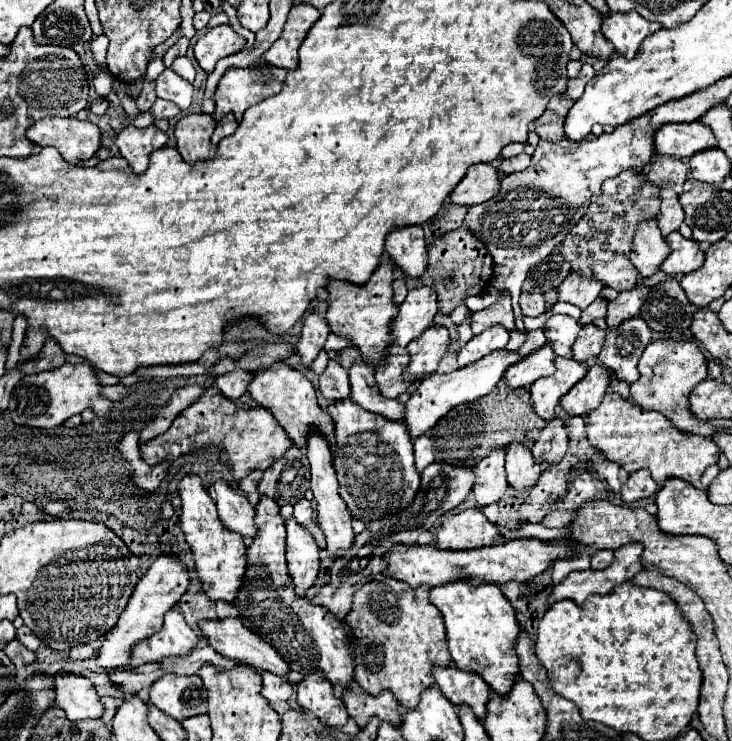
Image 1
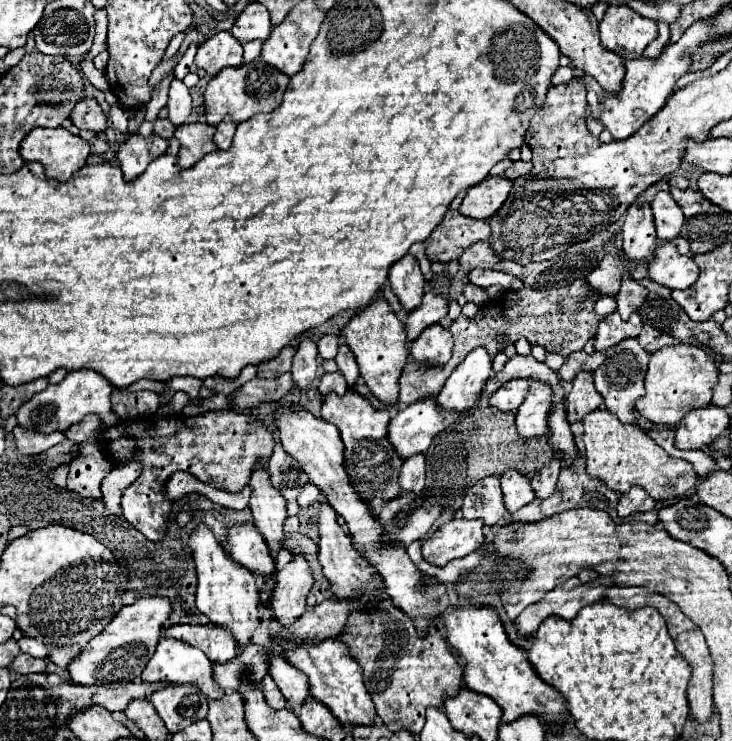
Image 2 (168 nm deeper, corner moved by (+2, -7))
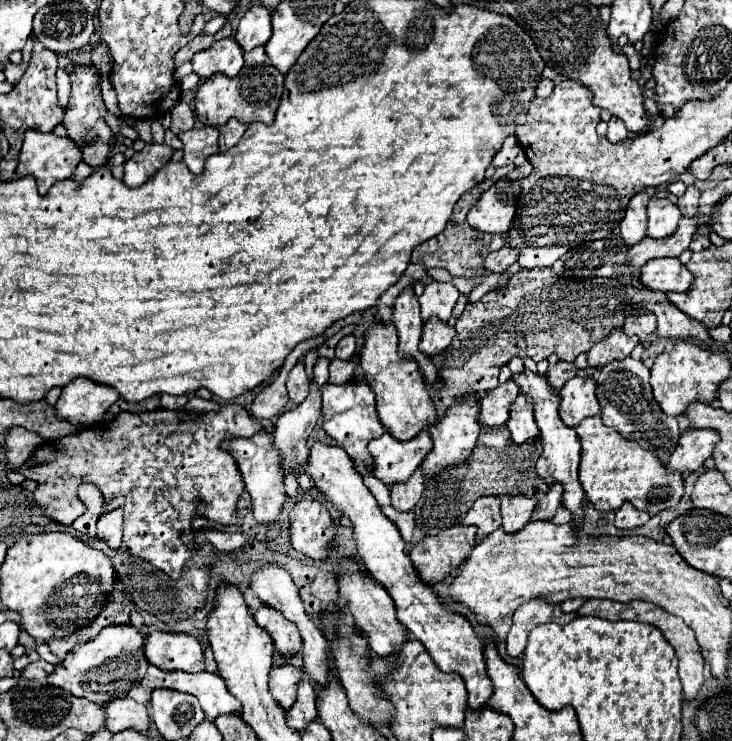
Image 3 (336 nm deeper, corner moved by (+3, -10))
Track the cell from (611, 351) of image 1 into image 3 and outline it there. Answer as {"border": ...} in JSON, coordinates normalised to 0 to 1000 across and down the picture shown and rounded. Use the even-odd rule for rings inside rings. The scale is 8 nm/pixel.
{"border":[[[855,482],[850,487],[836,487],[817,501],[814,536],[820,541],[822,568],[828,574],[839,576],[850,590],[866,592],[874,603],[891,609],[893,614],[899,614],[904,625],[910,625],[926,598],[929,582],[926,582],[923,563],[907,560],[902,547],[896,544],[885,509],[888,509],[888,498],[874,484]]]}

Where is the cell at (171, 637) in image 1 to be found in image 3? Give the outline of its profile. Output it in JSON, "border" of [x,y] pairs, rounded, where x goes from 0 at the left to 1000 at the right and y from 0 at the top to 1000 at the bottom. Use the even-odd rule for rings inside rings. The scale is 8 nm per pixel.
{"border":[[[202,900],[194,922],[205,930],[238,930],[249,935],[262,935],[270,941],[281,968],[290,973],[298,965],[322,962],[328,965],[325,943],[311,933],[306,916],[298,908],[251,908],[251,906],[219,906],[216,900]]]}

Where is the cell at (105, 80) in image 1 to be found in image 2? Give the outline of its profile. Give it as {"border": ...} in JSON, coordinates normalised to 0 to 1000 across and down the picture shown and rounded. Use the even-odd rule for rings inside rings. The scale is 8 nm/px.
{"border":[[[158,140],[150,144],[149,161],[153,165],[154,173],[163,175],[165,179],[175,178],[175,150]]]}

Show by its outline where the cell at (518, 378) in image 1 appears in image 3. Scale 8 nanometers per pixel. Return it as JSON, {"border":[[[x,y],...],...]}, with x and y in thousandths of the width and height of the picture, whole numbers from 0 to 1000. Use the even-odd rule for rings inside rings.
{"border":[[[699,511],[667,528],[656,541],[656,568],[667,576],[689,574],[694,568],[697,549],[708,533],[710,533],[710,522],[705,522]]]}

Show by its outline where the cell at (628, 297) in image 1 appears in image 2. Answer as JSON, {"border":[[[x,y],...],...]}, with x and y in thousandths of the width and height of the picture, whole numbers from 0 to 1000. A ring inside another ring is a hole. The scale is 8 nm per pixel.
{"border":[[[837,421],[818,435],[818,445],[816,445],[816,453],[813,453],[813,472],[827,475],[829,470],[846,464],[848,459],[870,456],[873,448],[876,448],[873,421],[867,421],[857,435],[848,432],[846,421]]]}

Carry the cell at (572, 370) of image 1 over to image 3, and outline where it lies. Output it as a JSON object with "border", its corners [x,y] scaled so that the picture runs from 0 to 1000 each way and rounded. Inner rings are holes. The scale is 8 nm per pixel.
{"border":[[[708,533],[705,541],[699,544],[697,565],[691,568],[697,579],[697,590],[702,598],[716,598],[719,592],[735,590],[735,576],[727,555],[727,544],[721,541],[719,533]]]}

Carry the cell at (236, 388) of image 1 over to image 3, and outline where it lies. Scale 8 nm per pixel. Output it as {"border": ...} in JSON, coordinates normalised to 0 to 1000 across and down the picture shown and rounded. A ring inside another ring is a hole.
{"border":[[[385,501],[380,511],[374,511],[369,520],[363,520],[350,536],[347,536],[347,563],[350,565],[372,565],[374,560],[383,560],[391,552],[393,530],[391,530],[391,509],[396,501]]]}

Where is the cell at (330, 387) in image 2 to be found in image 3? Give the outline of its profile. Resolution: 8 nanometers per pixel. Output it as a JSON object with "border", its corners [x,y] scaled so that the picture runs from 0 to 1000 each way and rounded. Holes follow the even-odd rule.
{"border":[[[489,482],[478,484],[478,487],[464,487],[464,484],[456,484],[451,490],[451,511],[448,517],[459,517],[459,520],[470,520],[478,514],[481,503],[484,503],[484,495],[489,490]]]}

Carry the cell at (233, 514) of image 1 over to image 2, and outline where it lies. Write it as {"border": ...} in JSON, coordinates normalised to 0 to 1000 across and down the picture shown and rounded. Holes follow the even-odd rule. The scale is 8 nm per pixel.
{"border":[[[346,707],[316,710],[310,740],[316,742],[321,758],[327,758],[332,767],[337,767],[351,777],[362,780],[378,769],[376,756],[367,748],[365,731]]]}

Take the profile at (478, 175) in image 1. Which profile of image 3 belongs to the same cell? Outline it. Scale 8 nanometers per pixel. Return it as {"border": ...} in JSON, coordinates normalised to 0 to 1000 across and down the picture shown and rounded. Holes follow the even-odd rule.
{"border":[[[697,242],[678,244],[667,258],[656,263],[656,269],[639,285],[637,290],[639,304],[653,312],[689,317],[699,306],[708,260],[710,260],[708,244]]]}

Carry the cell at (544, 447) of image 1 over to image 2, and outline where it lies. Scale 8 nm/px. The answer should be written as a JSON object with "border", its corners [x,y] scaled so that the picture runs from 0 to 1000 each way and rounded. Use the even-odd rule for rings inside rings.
{"border":[[[755,618],[753,626],[745,629],[745,632],[739,632],[739,637],[725,648],[725,656],[728,656],[728,661],[731,661],[731,667],[734,667],[736,675],[750,672],[758,664],[764,634],[766,634],[766,623],[761,618]]]}

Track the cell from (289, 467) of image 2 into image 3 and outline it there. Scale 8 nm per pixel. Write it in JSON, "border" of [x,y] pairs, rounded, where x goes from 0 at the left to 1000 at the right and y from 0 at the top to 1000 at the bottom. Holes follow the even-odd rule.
{"border":[[[440,482],[434,484],[434,490],[429,495],[429,514],[423,520],[423,533],[404,552],[388,555],[377,565],[377,576],[374,576],[374,603],[385,614],[385,636],[388,638],[402,636],[402,641],[407,641],[410,633],[418,628],[418,619],[421,619],[418,595],[421,595],[423,584],[429,582],[429,574],[432,574],[432,568],[437,563],[437,525],[440,525],[440,517],[448,514],[448,493],[451,493],[448,484],[440,484]]]}

